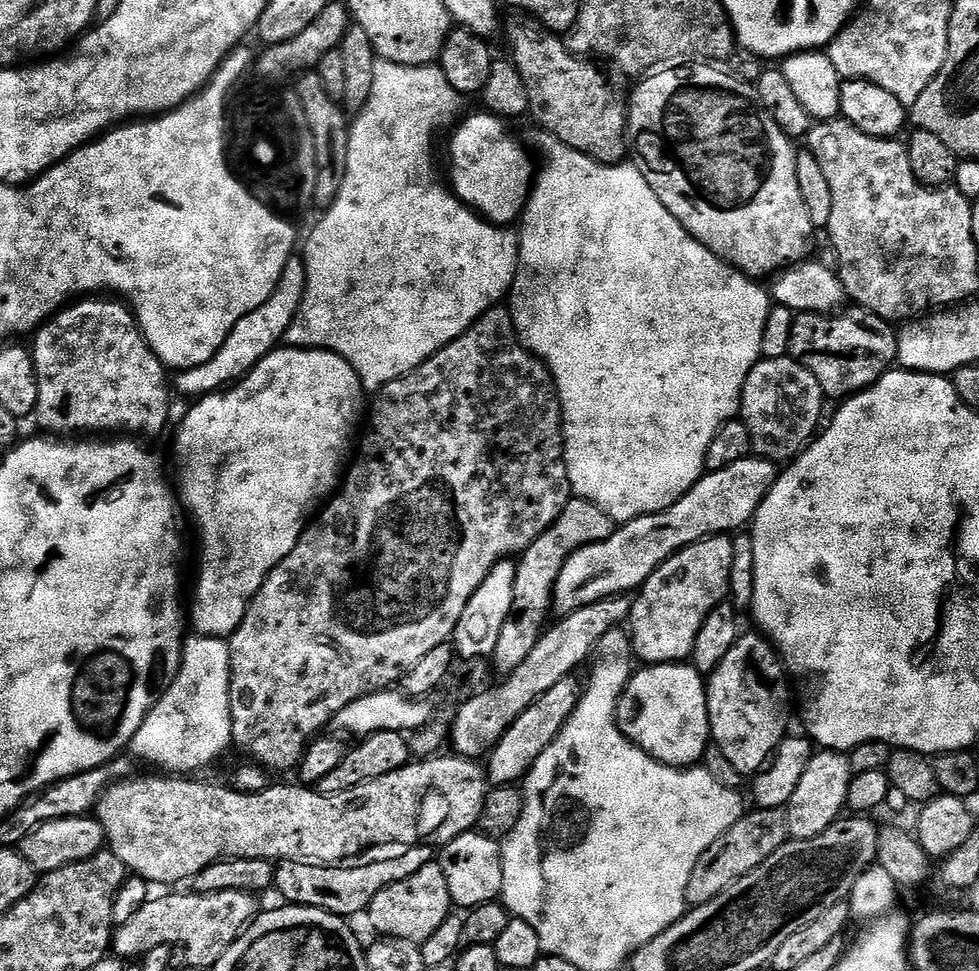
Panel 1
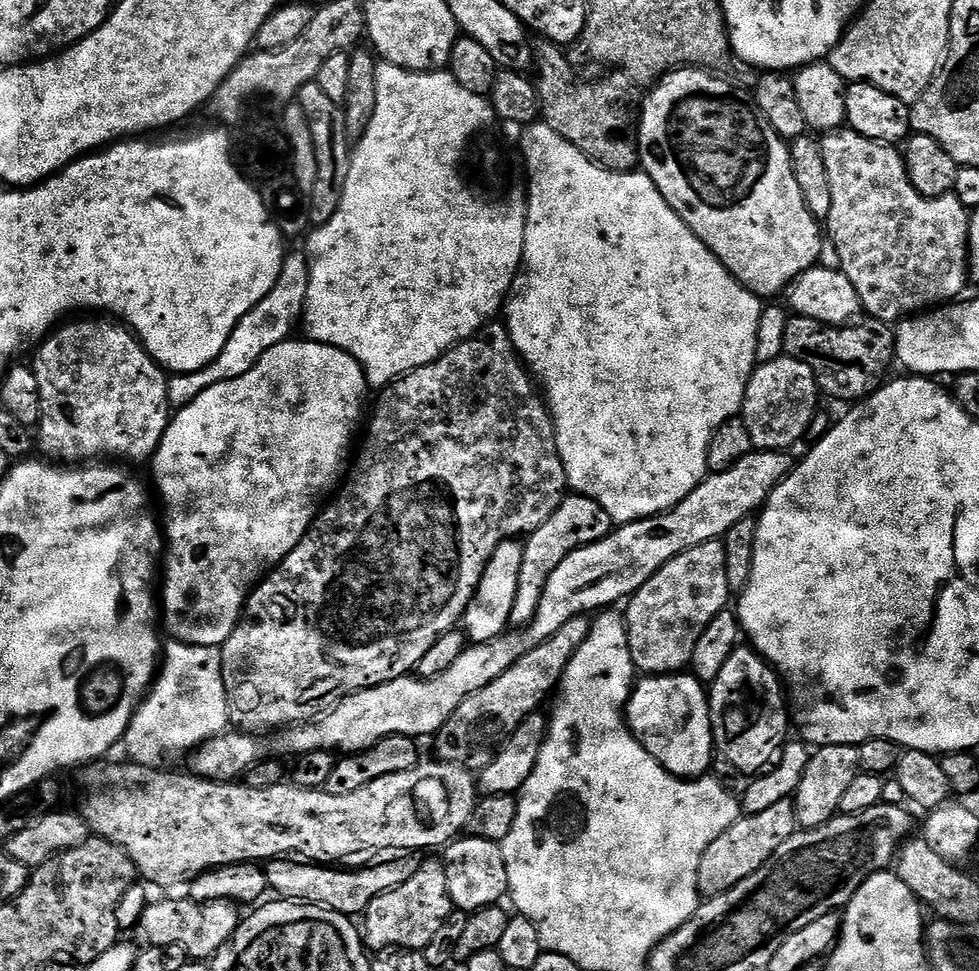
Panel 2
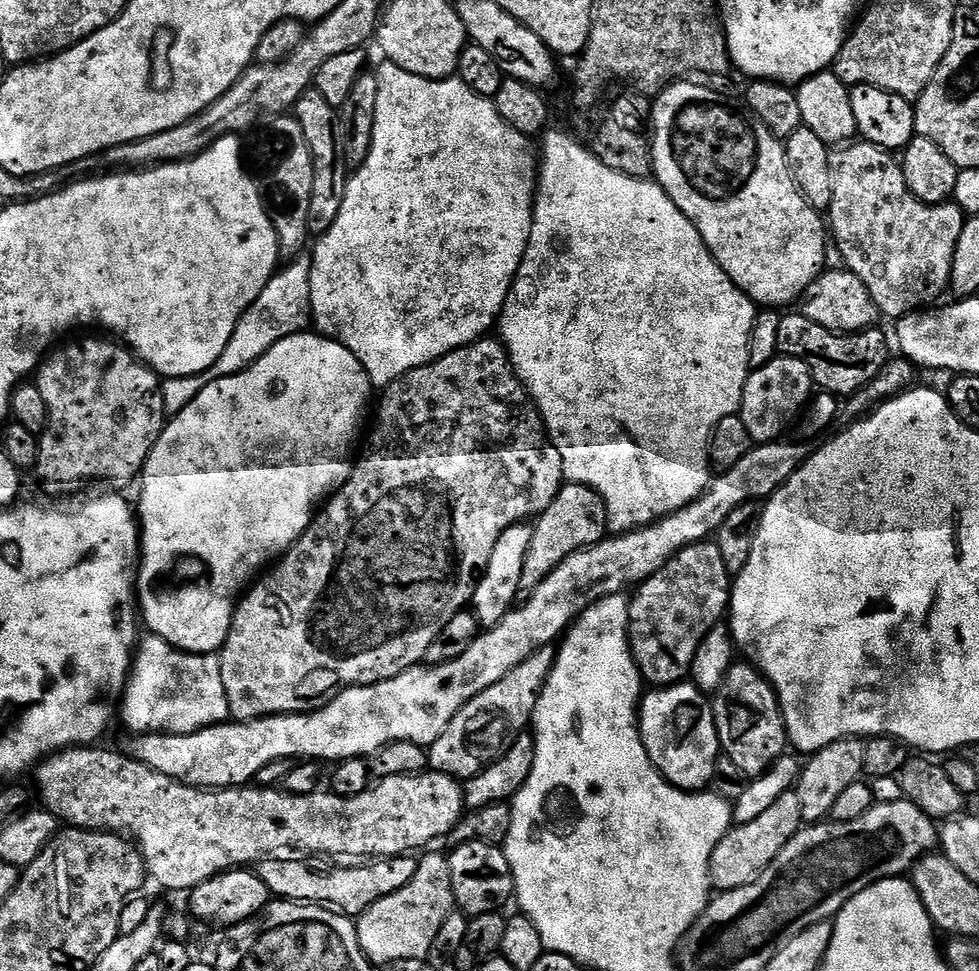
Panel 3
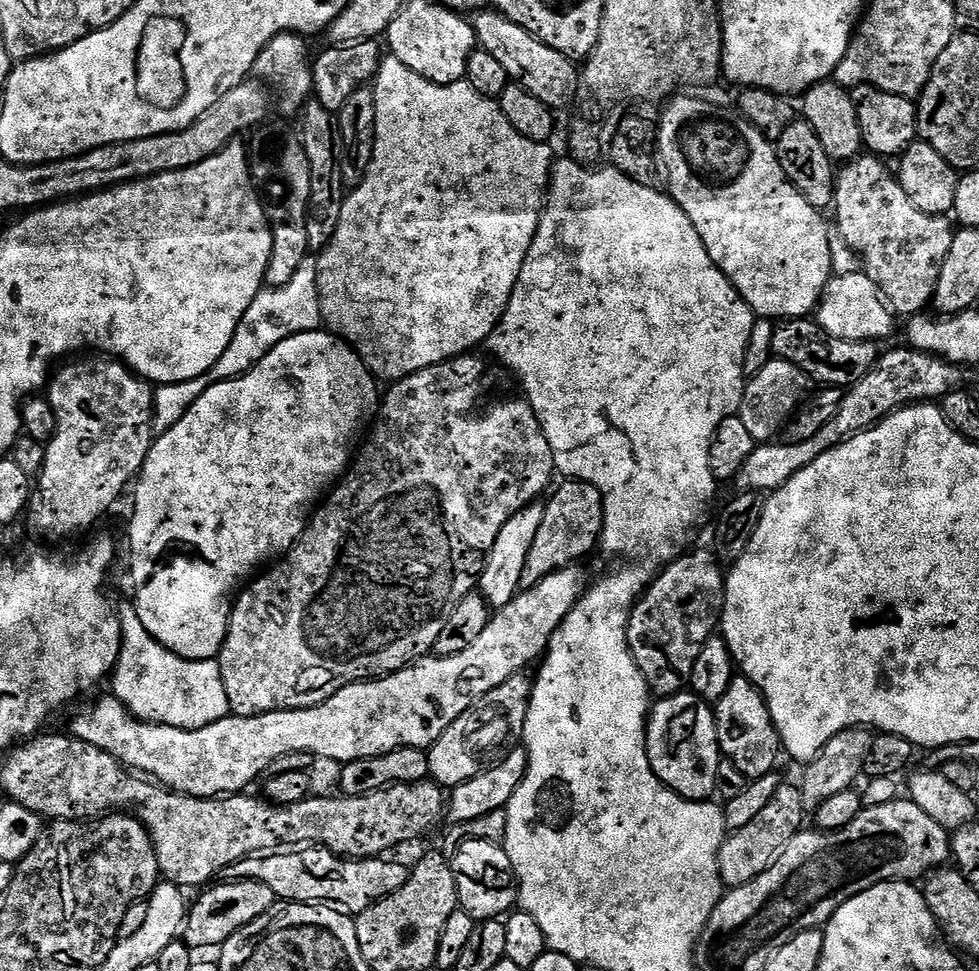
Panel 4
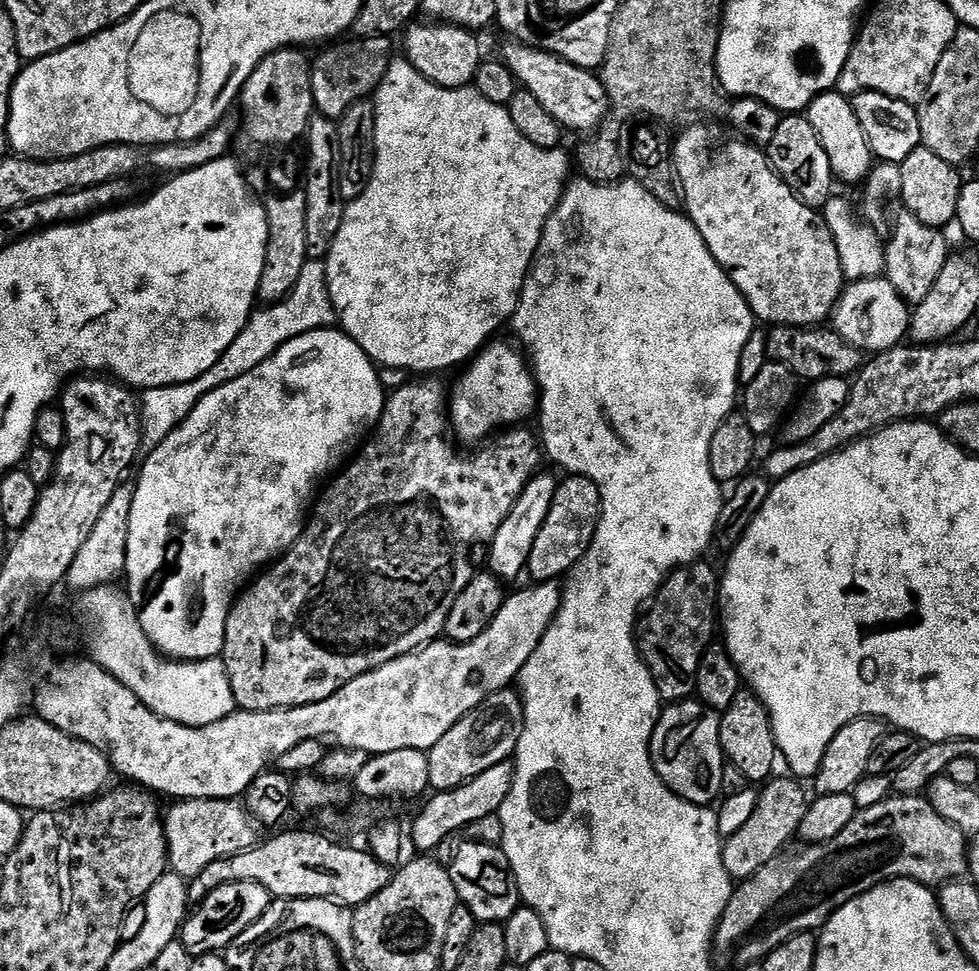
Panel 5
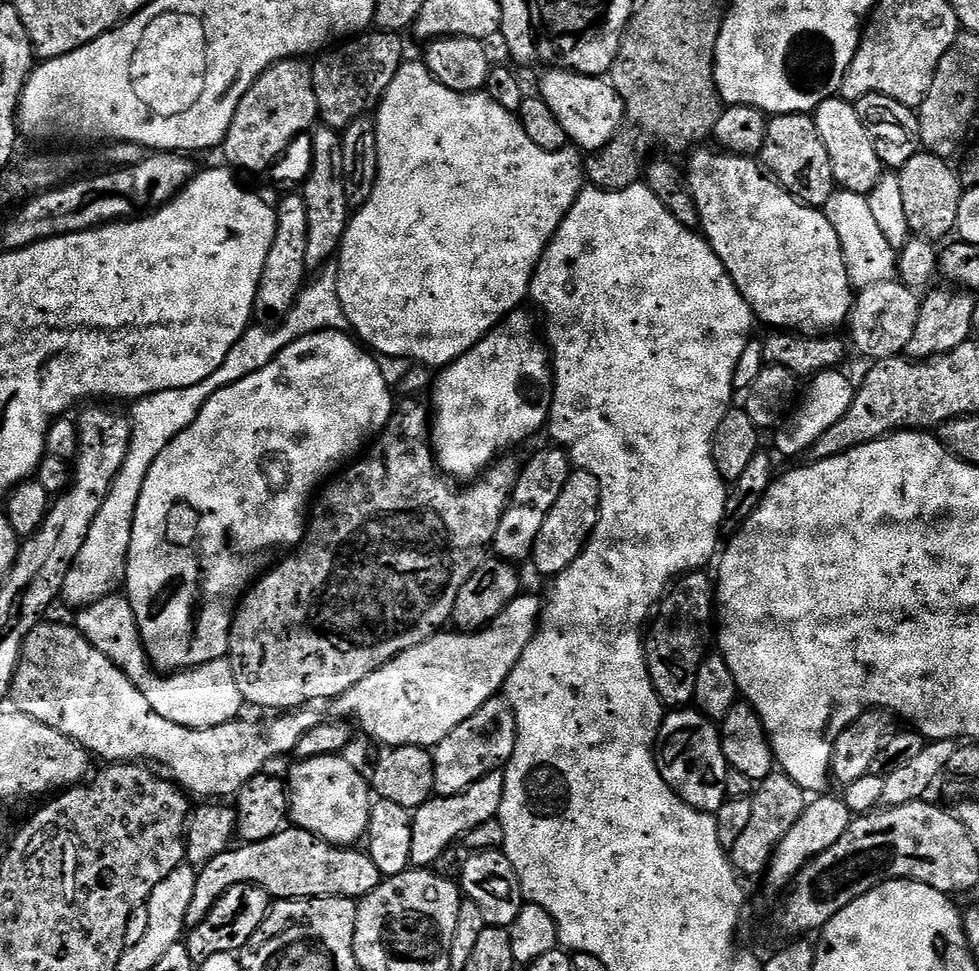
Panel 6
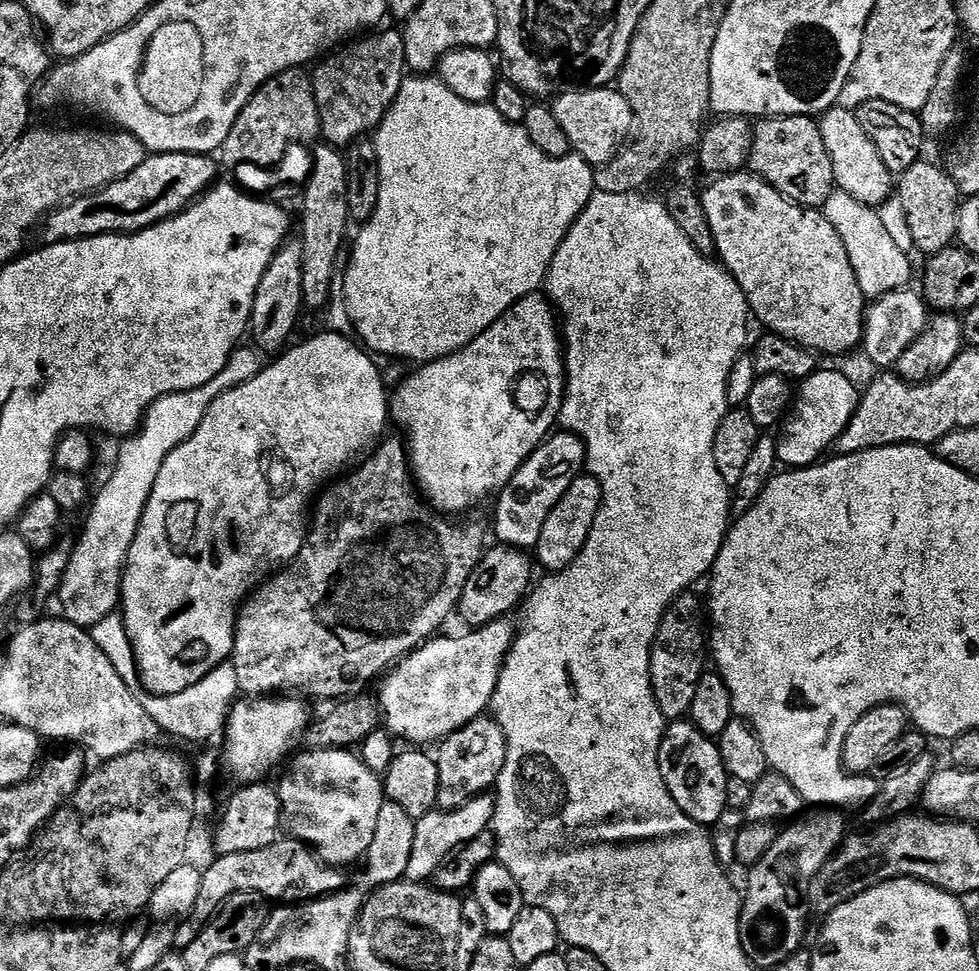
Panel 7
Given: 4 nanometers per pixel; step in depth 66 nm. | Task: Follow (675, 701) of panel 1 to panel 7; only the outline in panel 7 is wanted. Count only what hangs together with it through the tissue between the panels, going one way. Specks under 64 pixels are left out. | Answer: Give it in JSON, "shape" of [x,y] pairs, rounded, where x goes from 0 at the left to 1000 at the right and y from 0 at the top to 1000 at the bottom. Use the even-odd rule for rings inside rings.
{"shape":[[[702,740],[692,742],[679,749],[674,765],[674,792],[688,826],[693,826],[693,830],[706,844],[726,851],[744,835],[746,800],[737,785],[735,767]]]}

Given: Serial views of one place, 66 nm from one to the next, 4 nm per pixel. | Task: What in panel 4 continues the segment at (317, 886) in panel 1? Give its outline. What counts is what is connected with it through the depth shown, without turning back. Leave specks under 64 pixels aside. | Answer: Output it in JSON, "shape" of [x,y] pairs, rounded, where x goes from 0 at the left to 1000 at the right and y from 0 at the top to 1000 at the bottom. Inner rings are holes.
{"shape":[[[311,871],[305,875],[282,875],[277,880],[263,880],[252,882],[249,886],[244,886],[242,890],[235,891],[227,899],[229,906],[263,906],[276,917],[287,928],[301,929],[304,931],[333,931],[336,933],[346,933],[360,941],[373,939],[380,931],[385,931],[390,925],[402,921],[411,915],[417,907],[419,897],[418,891],[408,890],[400,884],[352,884],[343,881],[336,873],[326,871]]]}

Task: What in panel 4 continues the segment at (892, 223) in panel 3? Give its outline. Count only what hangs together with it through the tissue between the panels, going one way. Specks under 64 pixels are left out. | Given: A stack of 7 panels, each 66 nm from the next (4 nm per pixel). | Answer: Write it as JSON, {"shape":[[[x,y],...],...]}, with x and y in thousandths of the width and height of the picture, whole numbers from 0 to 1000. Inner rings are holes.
{"shape":[[[879,159],[865,166],[852,185],[852,219],[854,231],[858,234],[857,244],[880,269],[882,279],[899,296],[899,303],[907,316],[916,326],[931,327],[941,324],[947,318],[944,316],[947,313],[949,316],[955,310],[958,286],[962,282],[966,262],[970,262],[970,249],[974,249],[977,239],[968,222],[942,220],[942,216],[938,216],[938,212],[925,204],[925,196],[921,196],[912,174],[910,177],[903,169],[906,168],[894,159]]]}

